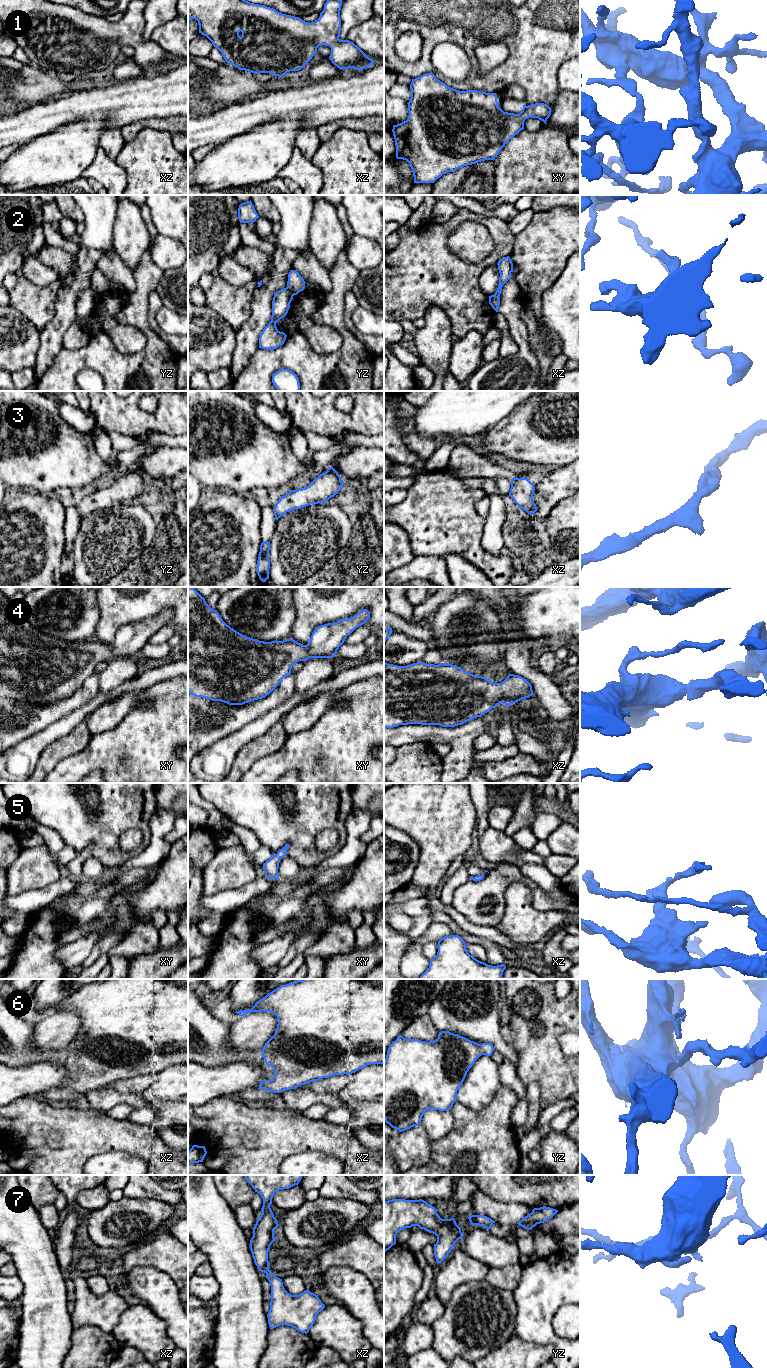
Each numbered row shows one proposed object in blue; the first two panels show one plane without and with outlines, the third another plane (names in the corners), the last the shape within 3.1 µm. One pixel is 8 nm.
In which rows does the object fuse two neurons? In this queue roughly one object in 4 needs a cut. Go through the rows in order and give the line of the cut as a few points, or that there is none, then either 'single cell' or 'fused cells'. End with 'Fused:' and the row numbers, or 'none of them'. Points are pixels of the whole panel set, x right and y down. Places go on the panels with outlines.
1: no cut; single cell
2: cut in yz along (286, 287), (293, 295); fused cells
3: no cut; single cell
4: no cut; single cell
5: no cut; single cell
6: no cut; single cell
7: no cut; single cell
Fused: 2

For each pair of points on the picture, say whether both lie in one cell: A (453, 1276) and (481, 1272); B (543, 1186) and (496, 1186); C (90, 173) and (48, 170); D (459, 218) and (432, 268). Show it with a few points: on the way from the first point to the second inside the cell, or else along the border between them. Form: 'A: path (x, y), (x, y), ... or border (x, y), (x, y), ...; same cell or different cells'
A: path (460, 1272), (474, 1272); same cell
B: path (531, 1186), (508, 1186); same cell
C: border (96, 152), (94, 160), (81, 176); different cells
D: path (446, 230), (432, 244), (432, 255); same cell

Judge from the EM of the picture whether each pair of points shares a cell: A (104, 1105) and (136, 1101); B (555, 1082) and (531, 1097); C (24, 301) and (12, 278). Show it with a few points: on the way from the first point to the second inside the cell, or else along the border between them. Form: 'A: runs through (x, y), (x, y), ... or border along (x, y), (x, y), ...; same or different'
A: runs through (112, 1098), (128, 1098); same
B: border along (531, 1082), (538, 1087), (541, 1109); different
C: border along (18, 276), (17, 283), (10, 292); different

